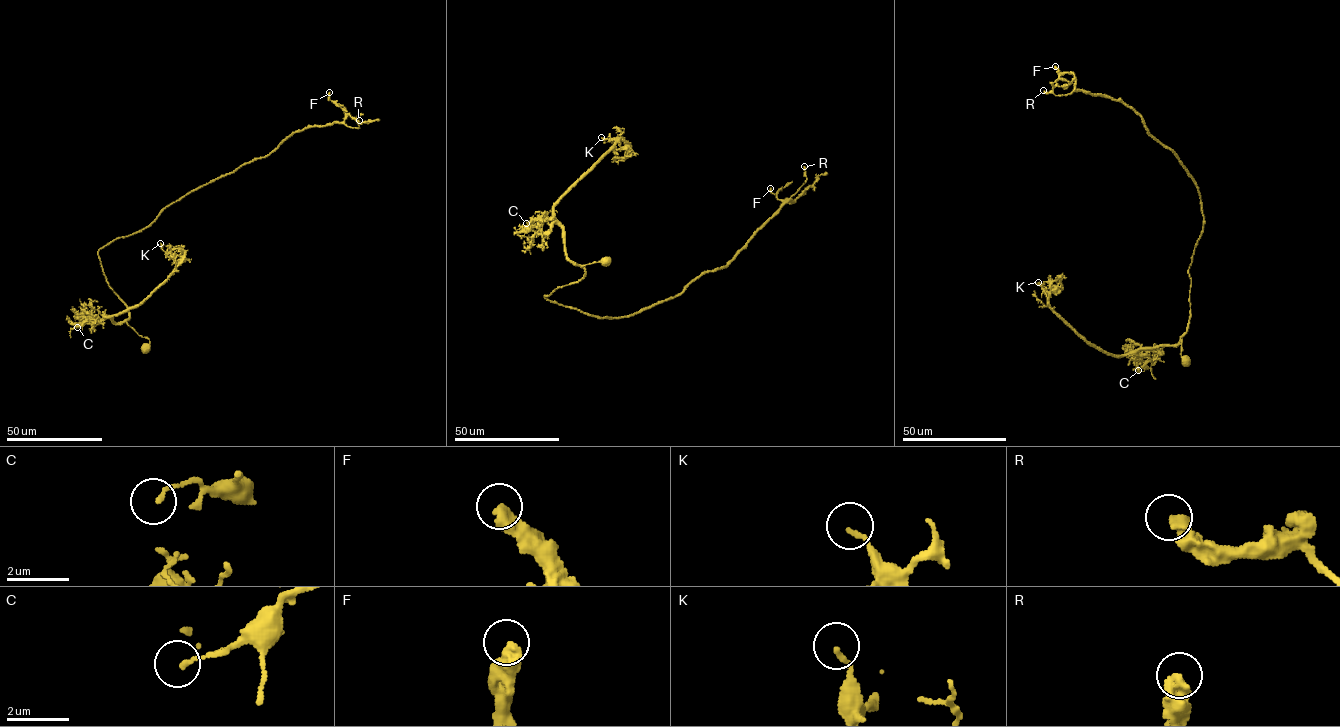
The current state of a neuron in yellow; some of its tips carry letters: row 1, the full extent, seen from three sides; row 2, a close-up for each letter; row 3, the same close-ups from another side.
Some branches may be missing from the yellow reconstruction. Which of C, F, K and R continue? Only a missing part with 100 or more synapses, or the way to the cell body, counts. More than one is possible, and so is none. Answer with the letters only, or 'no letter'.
no letter

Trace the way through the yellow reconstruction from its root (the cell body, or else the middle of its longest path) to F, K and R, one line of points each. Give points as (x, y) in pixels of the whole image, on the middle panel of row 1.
F: (604, 260), (581, 266), (580, 280), (544, 297), (611, 319), (676, 297), (727, 265), (791, 203), (770, 188)
K: (604, 260), (609, 257), (572, 263), (563, 227), (554, 215), (560, 197), (621, 139), (601, 137)
R: (604, 260), (581, 266), (580, 280), (544, 297), (611, 319), (676, 297), (727, 265), (805, 181), (804, 166)

